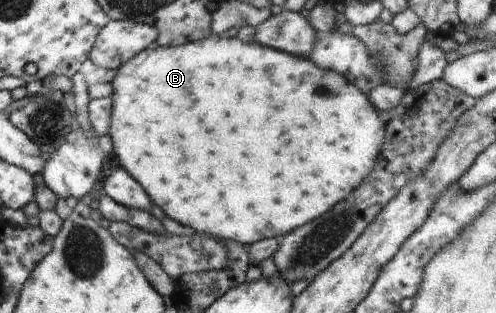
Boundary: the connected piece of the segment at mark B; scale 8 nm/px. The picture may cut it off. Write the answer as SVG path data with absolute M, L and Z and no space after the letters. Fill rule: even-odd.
M211 36L198 41L188 42L179 46L169 45L166 46L151 46L149 49L142 50L135 54L133 58L125 61L119 68L116 76L111 82L112 84L112 111L111 120L109 124L108 134L111 137L111 142L114 146L115 154L119 158L121 168L128 171L128 173L146 190L146 193L150 196L153 204L159 206L169 218L177 220L179 224L183 226L191 226L197 233L203 234L204 236L216 236L218 240L229 239L238 242L242 245L252 245L253 243L259 242L261 239L282 237L287 232L291 232L293 228L299 228L301 224L307 224L312 220L315 220L318 216L326 213L333 205L336 205L341 199L345 198L346 194L349 194L362 180L367 176L368 172L374 167L375 161L378 159L380 153L380 146L384 139L385 125L384 122L379 118L377 108L371 104L368 96L360 89L357 88L349 79L334 70L323 70L319 68L313 61L305 57L297 57L295 55L284 53L272 49L271 47L264 47L257 42L243 43L237 37L223 38L220 36ZM205 148L207 152L213 152L213 156L221 156L217 158L217 162L213 162L209 158L207 166L205 166Z

